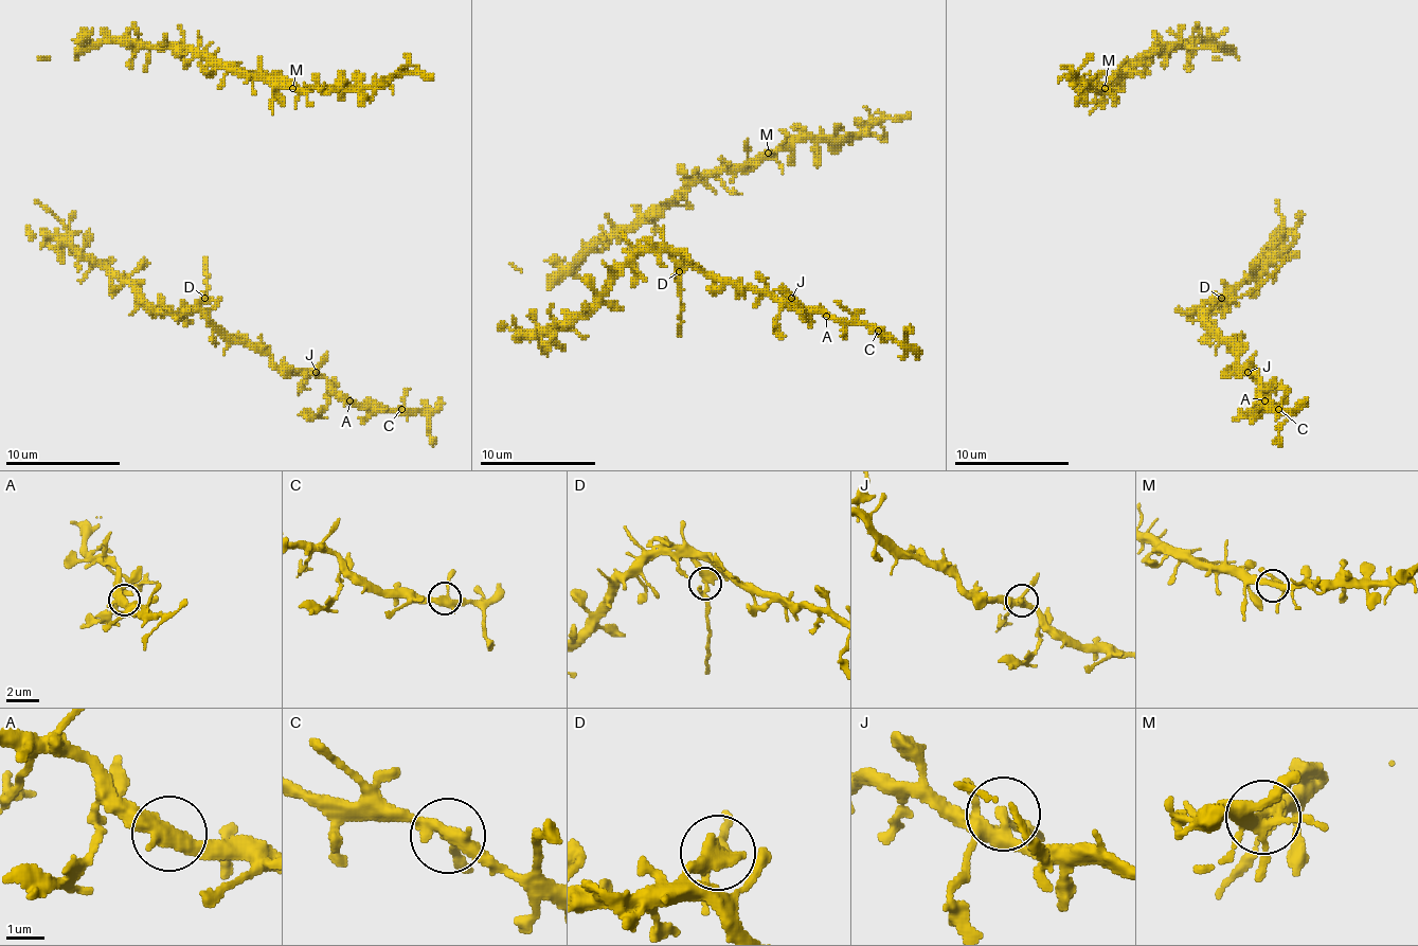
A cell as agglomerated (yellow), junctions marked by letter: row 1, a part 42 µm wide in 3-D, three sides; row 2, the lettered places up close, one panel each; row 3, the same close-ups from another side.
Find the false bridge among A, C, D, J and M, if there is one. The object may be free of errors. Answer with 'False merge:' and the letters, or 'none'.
False merge: D

